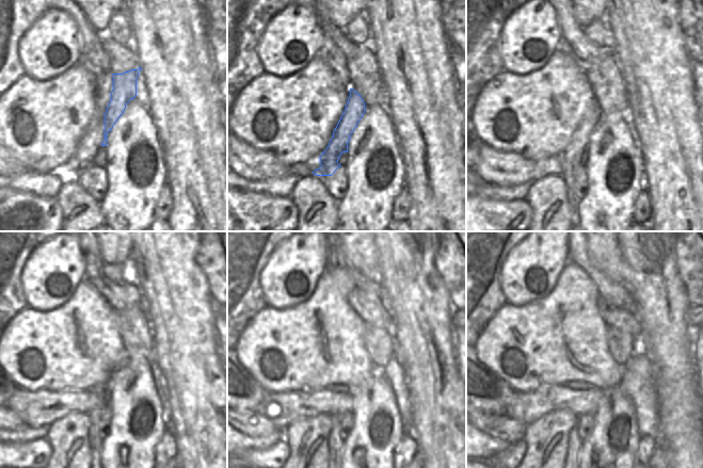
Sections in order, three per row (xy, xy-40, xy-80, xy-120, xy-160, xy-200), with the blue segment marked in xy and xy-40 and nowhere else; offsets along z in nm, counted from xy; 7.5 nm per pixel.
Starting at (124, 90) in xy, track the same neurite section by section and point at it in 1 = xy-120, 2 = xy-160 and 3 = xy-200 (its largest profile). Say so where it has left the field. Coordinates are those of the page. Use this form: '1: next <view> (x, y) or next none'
1: next xy-120 (95, 441)
2: next xy-160 (335, 442)
3: next xy-200 (574, 444)

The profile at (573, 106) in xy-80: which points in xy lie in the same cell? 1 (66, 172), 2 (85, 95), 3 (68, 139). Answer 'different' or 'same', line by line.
1: different
2: same
3: same

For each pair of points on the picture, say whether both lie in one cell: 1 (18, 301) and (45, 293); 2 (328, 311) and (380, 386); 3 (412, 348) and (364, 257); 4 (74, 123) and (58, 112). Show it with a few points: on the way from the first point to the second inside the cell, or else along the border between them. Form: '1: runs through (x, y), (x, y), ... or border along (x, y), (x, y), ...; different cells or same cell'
1: border along (20, 274), (20, 285), (28, 305); different cells
2: border along (379, 367), (363, 382), (350, 385); different cells
3: border along (377, 253), (379, 279); different cells
4: runs through (69, 118), (62, 112); same cell

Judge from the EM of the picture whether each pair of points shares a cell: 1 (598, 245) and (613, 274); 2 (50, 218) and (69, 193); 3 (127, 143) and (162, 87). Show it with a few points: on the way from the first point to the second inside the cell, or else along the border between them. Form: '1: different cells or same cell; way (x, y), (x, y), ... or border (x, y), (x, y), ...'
1: same cell; way (605, 253), (612, 267)
2: different cells; border (54, 197), (64, 220)
3: different cells; border (145, 107), (158, 133)

